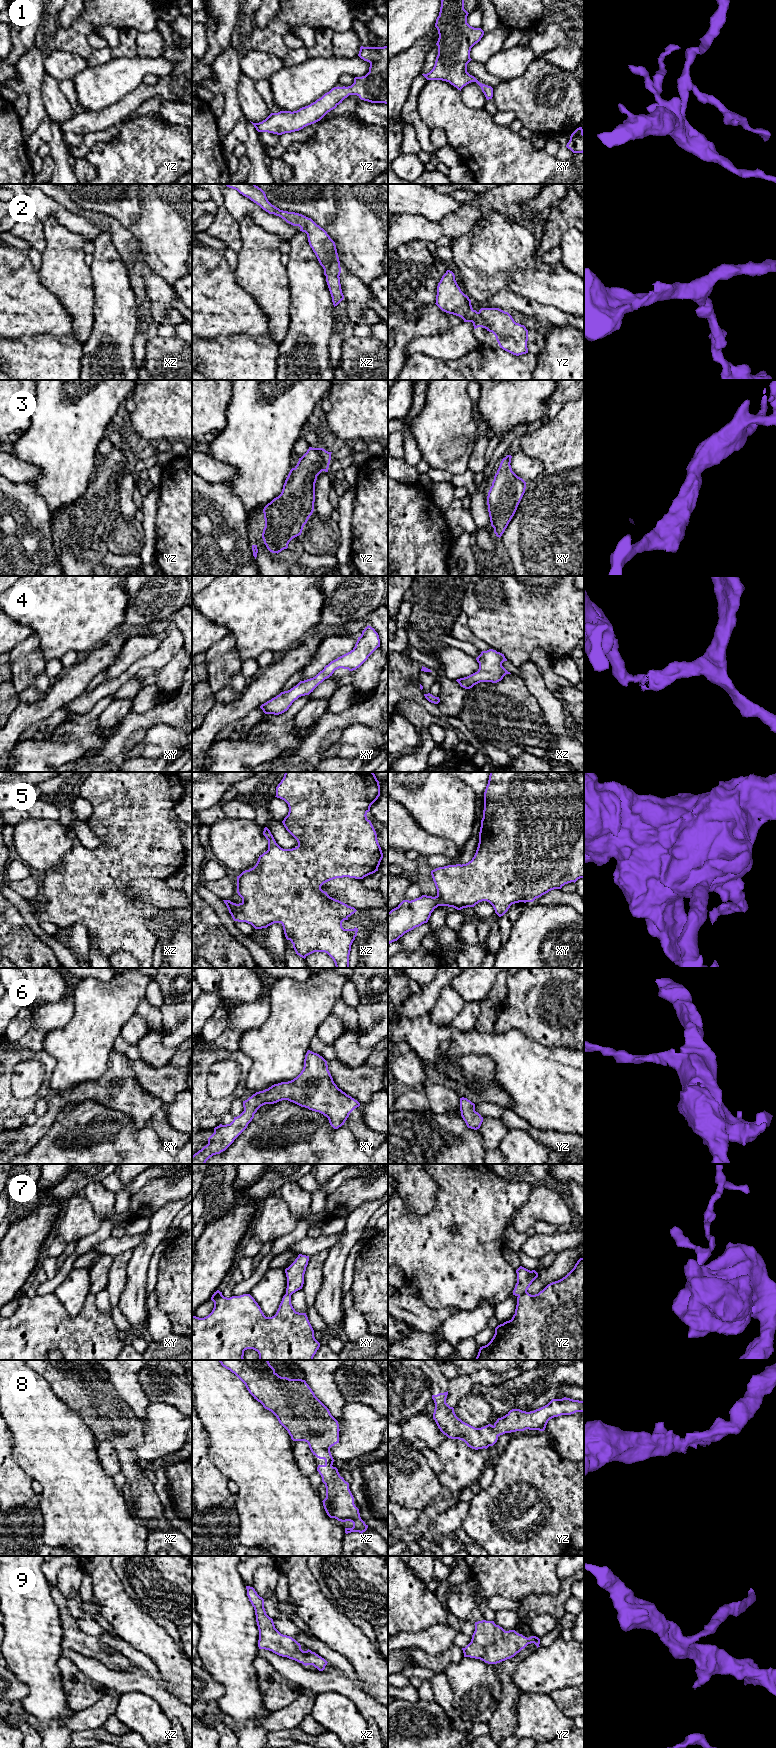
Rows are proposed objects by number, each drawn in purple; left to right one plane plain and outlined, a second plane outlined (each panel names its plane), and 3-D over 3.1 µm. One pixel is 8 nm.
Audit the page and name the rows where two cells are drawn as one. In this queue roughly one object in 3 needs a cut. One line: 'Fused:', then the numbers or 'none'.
Fused: 7

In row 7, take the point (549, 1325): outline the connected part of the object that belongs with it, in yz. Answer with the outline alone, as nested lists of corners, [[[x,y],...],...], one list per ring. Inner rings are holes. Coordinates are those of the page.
[[[580,1258],[565,1277],[548,1284],[538,1294],[531,1295],[525,1292],[519,1295],[512,1319],[495,1328],[493,1338],[487,1345],[480,1347],[475,1360],[584,1360],[584,1258]]]

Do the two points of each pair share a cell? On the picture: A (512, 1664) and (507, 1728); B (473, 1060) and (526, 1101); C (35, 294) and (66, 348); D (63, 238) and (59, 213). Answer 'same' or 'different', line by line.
A: same
B: different
C: different
D: different

